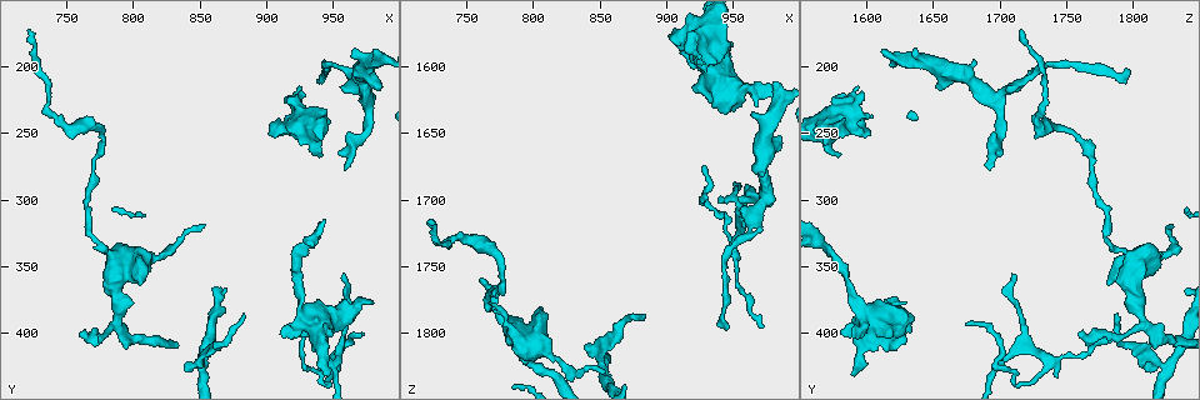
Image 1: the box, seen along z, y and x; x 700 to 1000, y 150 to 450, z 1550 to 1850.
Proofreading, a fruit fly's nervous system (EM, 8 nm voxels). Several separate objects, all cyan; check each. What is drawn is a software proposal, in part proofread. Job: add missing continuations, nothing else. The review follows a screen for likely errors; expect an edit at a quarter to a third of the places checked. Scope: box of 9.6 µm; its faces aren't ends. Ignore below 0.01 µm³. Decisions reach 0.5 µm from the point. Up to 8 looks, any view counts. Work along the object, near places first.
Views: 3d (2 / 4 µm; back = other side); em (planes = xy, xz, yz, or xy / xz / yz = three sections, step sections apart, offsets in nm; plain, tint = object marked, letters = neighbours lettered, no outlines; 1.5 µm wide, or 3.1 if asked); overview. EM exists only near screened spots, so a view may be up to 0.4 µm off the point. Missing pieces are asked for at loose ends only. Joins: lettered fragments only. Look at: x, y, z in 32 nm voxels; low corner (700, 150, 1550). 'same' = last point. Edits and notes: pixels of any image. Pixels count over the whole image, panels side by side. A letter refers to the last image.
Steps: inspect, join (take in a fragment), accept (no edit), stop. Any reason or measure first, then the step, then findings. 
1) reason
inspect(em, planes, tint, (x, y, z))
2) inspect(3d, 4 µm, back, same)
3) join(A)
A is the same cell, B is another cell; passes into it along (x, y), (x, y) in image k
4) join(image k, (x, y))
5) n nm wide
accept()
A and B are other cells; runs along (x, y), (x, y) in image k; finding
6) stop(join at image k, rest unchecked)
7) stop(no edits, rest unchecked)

long arm stops here
inspect(3d, 2 µm, (928, 394, 1674))

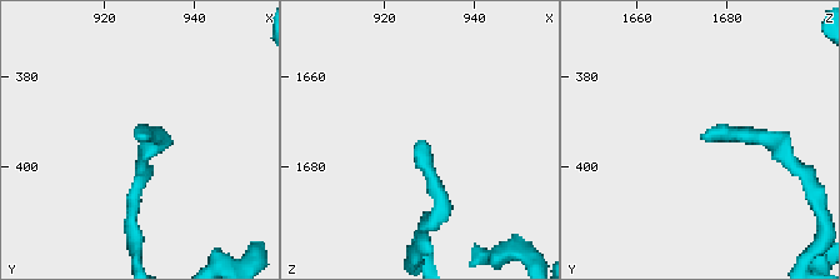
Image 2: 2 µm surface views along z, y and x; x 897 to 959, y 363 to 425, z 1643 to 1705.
now the EM
inspect(em, planes, letters, (929, 393, 1673))

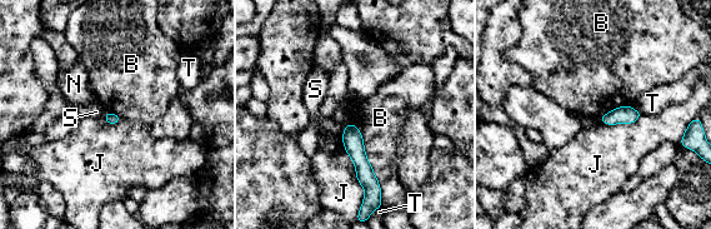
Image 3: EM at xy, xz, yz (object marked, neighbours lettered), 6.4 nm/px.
accept()
B, J, N, S and T are other cells; runs along (349, 127), (365, 177), (377, 189) in image 3; no lettered fragment goes on from it

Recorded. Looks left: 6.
an open end
inspect(3d, 4 µm, (944, 432, 1590))

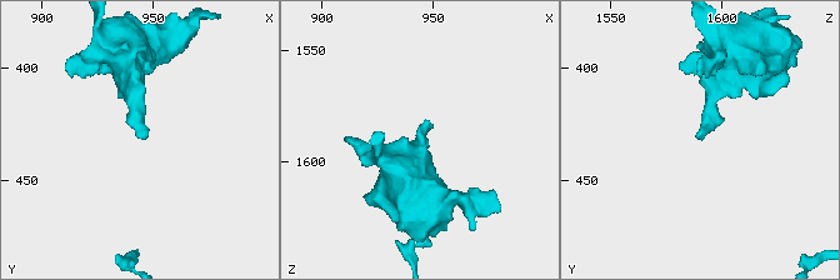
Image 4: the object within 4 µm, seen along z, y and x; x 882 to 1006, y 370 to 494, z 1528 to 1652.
inspect(em, planes, letters, (943, 431, 1591))

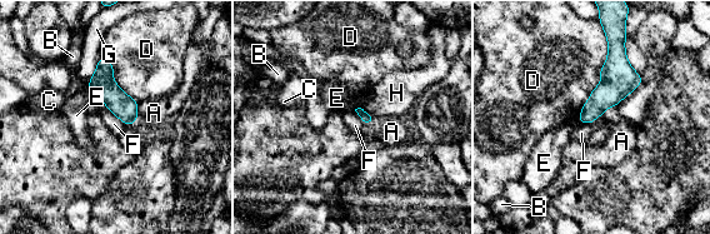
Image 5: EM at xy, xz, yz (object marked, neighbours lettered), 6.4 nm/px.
accept()
A, B, C, D, E, F, G and H are other cells; border along (104, 103), (125, 125) in image 5; none of them fits

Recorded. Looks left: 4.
an open end
inspect(em, planes, letters, (978, 378, 1622))

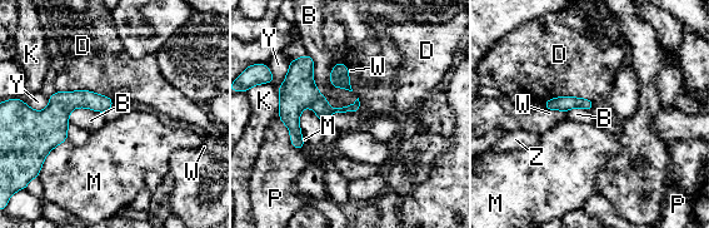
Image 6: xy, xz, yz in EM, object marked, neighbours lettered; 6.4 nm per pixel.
accept()
B, D, K, M, P, W, Y and Z are other cells; runs along (589, 103), (547, 104) in image 6; no lettered fragment goes on from it

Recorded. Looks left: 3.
stop(no edits, rest unchecked)

